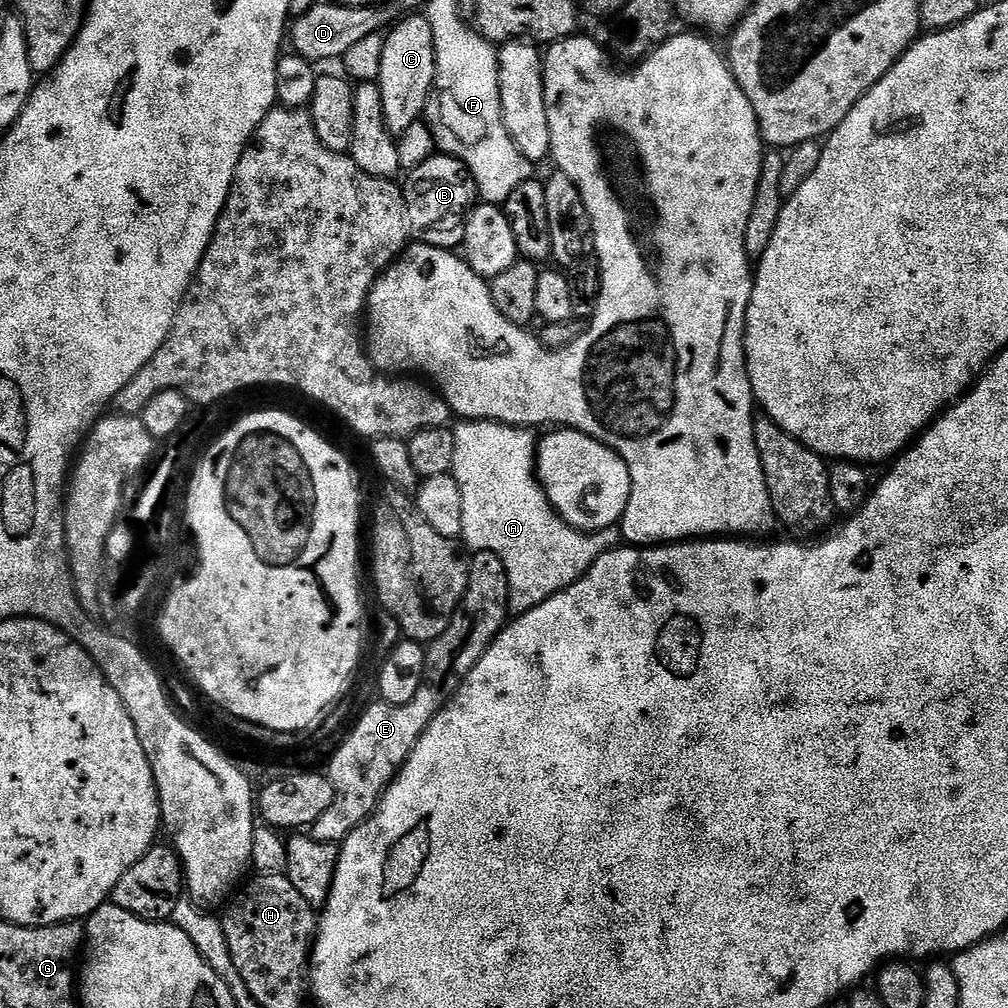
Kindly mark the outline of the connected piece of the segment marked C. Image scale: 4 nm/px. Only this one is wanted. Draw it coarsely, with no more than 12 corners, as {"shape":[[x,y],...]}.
{"shape":[[427,15],[397,19],[384,36],[382,114],[399,138],[436,83]]}

